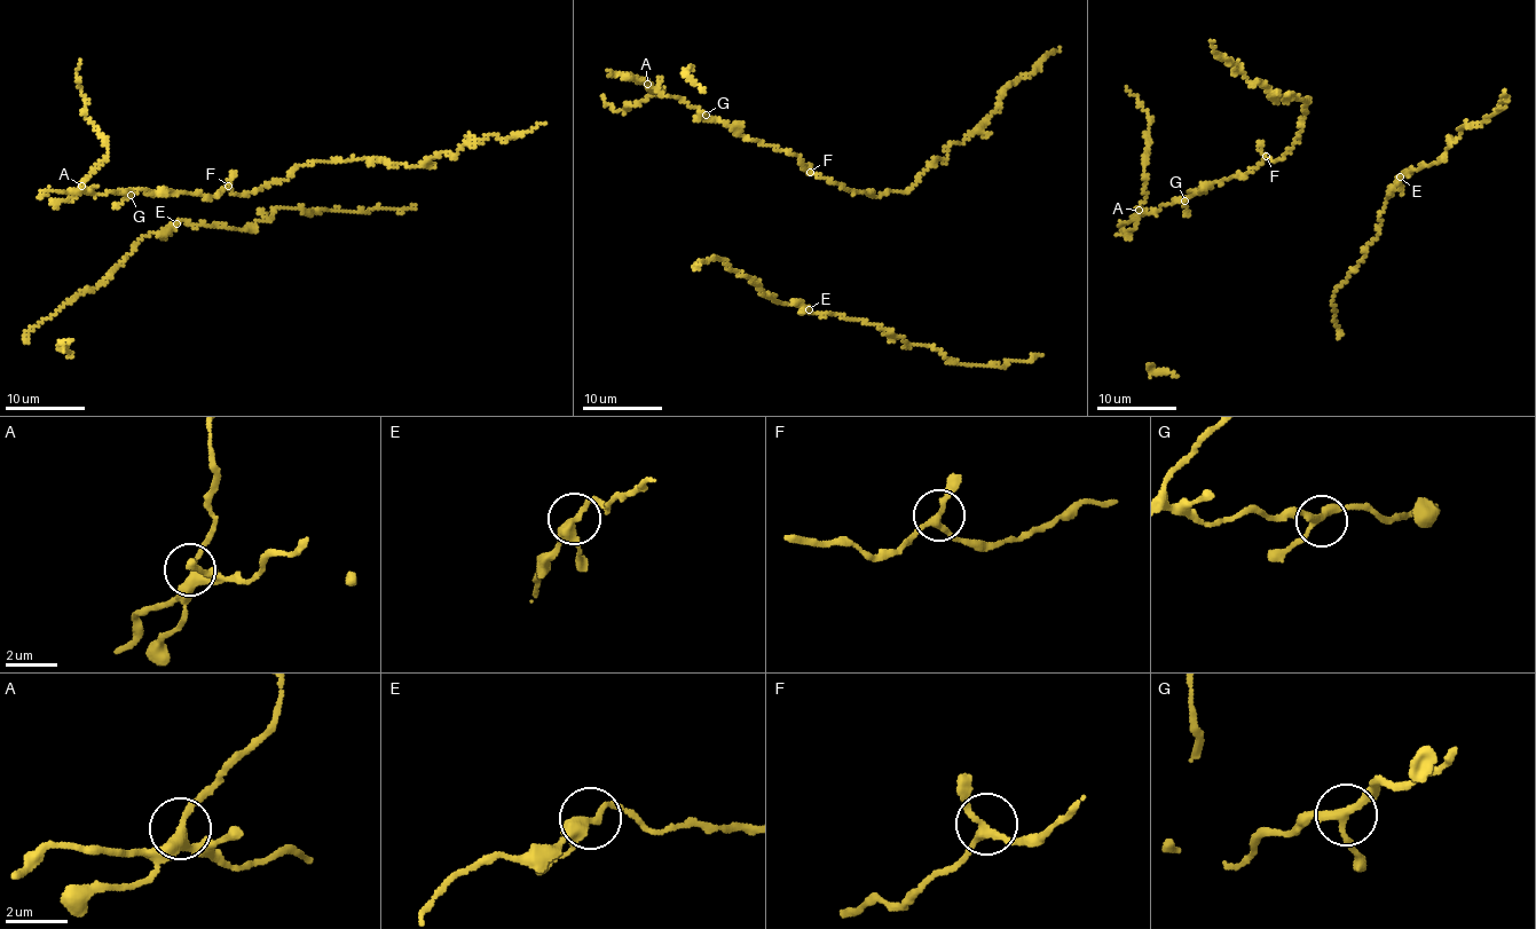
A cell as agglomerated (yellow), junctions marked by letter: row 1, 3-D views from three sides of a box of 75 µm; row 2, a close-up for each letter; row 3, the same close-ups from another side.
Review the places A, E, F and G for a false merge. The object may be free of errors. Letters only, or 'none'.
none

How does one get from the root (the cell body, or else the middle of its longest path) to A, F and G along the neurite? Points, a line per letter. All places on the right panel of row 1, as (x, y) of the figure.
A: (1280, 158), (1266, 159), (1244, 175), (1212, 183), (1199, 193), (1194, 191), (1154, 214), (1145, 215), (1139, 210)
F: (1280, 158), (1274, 160), (1266, 156)
G: (1280, 158), (1266, 159), (1244, 175), (1212, 183), (1199, 193), (1194, 191), (1184, 201)

